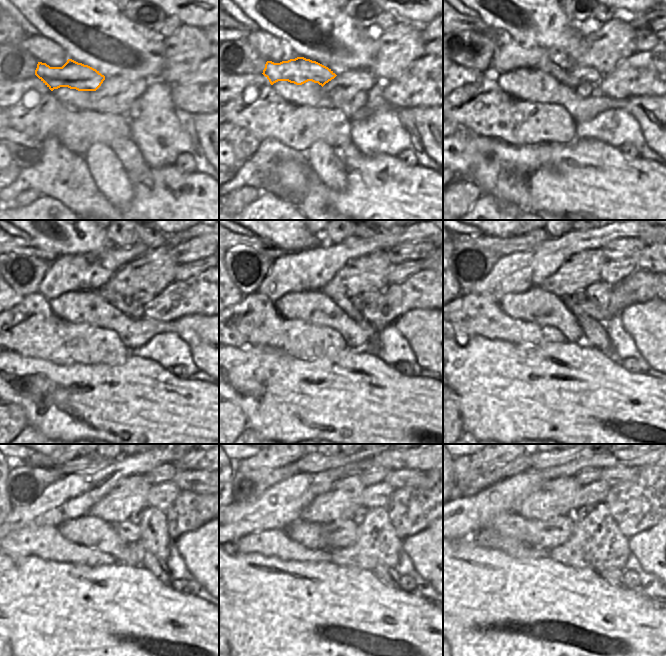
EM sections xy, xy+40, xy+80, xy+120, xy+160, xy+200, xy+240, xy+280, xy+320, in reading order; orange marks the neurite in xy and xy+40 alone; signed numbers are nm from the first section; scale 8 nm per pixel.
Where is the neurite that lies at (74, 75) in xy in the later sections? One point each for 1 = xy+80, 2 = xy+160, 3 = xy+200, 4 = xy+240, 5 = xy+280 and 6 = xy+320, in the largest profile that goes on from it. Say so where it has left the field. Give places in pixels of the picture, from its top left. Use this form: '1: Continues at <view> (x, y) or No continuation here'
1: Continues at xy+80 (546, 65)
2: Continues at xy+160 (341, 301)
3: Continues at xy+200 (595, 333)
4: Continues at xy+240 (157, 567)
5: Continues at xy+280 (389, 576)
6: Continues at xy+320 (614, 577)

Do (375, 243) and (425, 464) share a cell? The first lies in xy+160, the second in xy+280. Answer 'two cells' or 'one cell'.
two cells

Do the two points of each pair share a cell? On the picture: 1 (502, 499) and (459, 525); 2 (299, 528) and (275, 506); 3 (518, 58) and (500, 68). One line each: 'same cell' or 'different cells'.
1: same cell
2: different cells
3: same cell

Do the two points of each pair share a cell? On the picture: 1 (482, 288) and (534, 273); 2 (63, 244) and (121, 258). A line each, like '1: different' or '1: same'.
1: same
2: different

